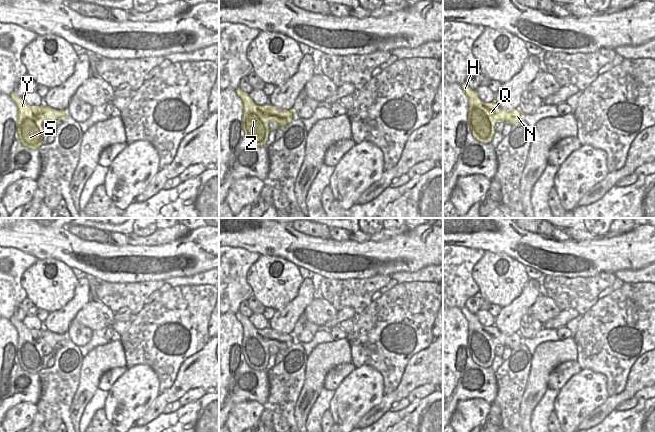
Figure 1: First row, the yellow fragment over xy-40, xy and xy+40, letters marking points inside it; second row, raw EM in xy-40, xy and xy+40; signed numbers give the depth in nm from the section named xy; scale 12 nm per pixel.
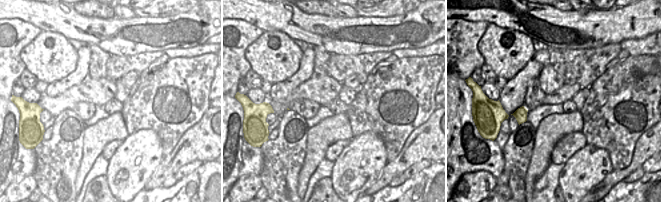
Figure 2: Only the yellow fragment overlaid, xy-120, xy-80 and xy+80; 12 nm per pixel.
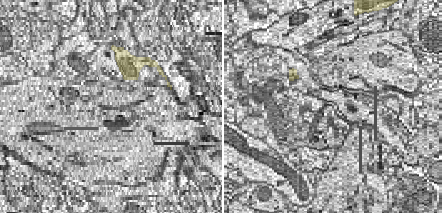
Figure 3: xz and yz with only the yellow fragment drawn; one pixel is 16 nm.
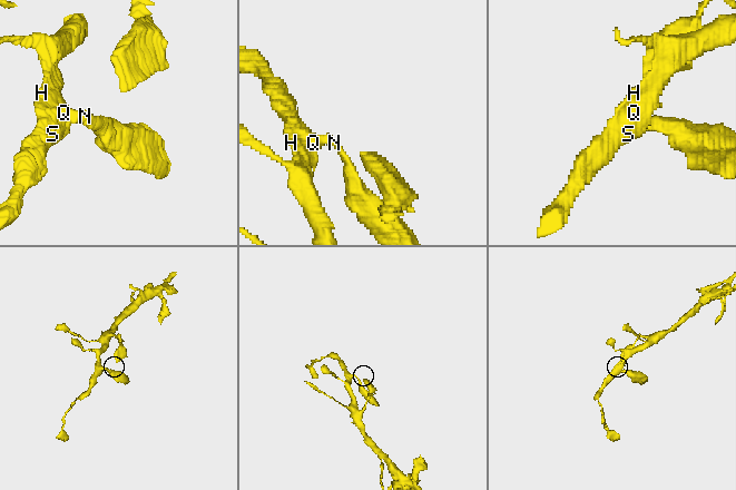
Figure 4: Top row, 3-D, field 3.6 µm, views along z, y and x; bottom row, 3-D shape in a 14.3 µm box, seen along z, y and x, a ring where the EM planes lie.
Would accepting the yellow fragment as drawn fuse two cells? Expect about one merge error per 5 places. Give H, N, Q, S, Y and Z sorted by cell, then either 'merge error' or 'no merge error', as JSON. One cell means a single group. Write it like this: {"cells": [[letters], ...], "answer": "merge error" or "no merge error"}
{"cells": [["H", "N", "Q", "S", "Y", "Z"]], "answer": "no merge error"}

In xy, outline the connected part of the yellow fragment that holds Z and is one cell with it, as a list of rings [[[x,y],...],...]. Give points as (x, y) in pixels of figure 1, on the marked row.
[[[239,88],[235,91],[242,100],[242,128],[245,138],[253,146],[266,146],[270,122],[286,126],[295,117],[292,110],[279,109],[270,103],[259,106],[249,94]]]

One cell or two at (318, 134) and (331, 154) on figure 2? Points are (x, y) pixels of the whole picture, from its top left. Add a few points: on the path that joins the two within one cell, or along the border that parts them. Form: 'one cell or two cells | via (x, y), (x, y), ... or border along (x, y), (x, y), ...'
two cells | border along (349, 140), (333, 142), (328, 147), (324, 157)

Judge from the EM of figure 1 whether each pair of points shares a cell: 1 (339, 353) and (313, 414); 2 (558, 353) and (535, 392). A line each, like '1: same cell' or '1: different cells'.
1: different cells
2: same cell

